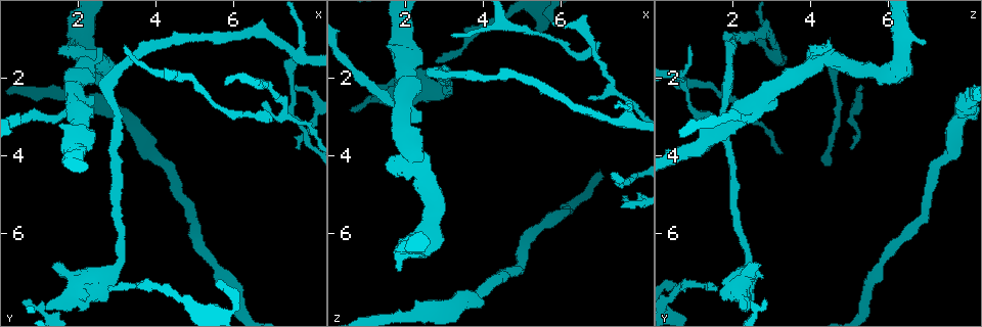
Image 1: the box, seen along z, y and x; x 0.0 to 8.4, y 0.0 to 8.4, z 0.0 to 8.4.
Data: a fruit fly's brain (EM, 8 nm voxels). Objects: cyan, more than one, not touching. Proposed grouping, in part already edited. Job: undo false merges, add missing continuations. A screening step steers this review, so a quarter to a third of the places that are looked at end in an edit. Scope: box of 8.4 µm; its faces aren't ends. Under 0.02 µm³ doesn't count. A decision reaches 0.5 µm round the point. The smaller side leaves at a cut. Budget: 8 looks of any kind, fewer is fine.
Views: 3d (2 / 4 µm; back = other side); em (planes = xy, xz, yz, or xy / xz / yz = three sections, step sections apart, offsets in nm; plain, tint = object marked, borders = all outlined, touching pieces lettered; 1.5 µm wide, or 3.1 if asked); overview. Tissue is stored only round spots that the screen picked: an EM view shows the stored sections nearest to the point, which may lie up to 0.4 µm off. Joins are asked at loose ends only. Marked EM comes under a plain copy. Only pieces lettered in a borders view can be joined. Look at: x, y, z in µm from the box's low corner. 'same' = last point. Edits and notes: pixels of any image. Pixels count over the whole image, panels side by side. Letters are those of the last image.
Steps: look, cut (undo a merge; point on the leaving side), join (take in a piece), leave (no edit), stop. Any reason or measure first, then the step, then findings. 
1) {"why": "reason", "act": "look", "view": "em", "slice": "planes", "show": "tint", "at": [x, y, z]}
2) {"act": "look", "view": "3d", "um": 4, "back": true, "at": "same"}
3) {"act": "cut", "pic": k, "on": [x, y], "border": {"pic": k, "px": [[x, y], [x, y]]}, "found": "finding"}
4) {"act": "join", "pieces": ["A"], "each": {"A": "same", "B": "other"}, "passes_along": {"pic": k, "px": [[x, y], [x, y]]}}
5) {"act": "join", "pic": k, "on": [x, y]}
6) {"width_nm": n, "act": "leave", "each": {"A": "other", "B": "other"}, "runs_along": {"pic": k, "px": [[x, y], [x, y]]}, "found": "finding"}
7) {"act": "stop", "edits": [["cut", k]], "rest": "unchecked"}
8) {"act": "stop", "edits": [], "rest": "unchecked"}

{"why": "two arms in line, one across", "act": "look", "view": "em", "slice": "xz", "step": 8, "show": "tint", "at": [1.90, 2.75, 2.60]}

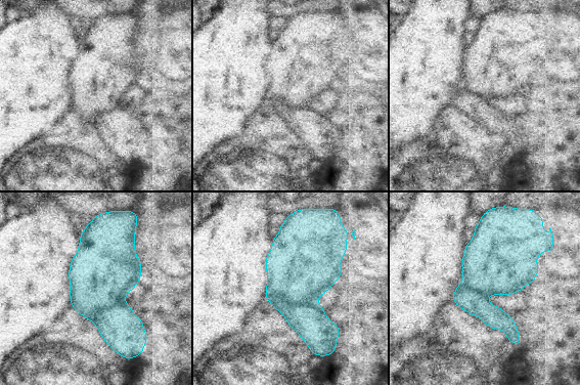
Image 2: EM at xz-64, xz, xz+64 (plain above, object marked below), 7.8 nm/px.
{"act": "look", "view": "em", "slice": "yz", "step": 8, "show": "borders", "at": "same"}

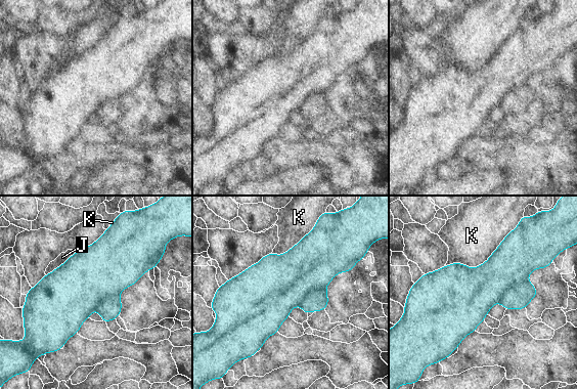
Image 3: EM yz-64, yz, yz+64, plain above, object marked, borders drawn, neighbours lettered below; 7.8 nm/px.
{"act": "cut", "pic": 3, "on": [518, 296], "each": {"J": "other", "K": "other"}, "border": {"pic": 3, "px": [[527, 277], [513, 283], [499, 301]]}, "found": "two neurons meet here"}

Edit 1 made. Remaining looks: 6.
{"why": "redraw", "act": "look", "view": "overview"}

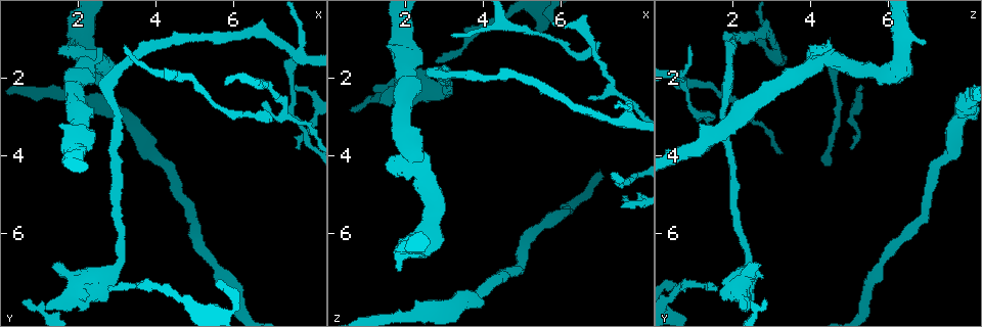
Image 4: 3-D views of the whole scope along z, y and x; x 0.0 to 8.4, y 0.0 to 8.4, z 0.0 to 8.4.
{"why": "tapers out", "act": "look", "view": "em", "slice": "xy", "step": 4, "show": "borders", "at": [7.00, 3.05, 1.05]}

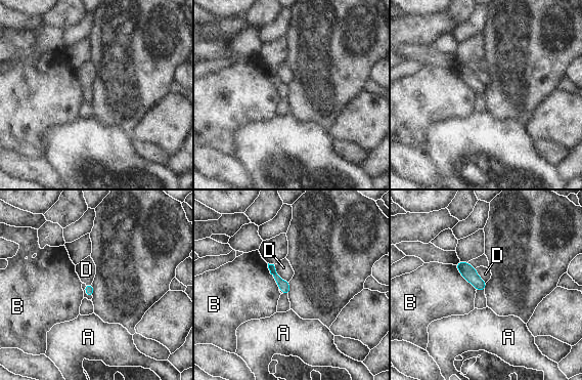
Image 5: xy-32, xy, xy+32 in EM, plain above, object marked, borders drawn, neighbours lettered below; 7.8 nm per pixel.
{"why": "cut it another way", "act": "look", "view": "em", "slice": "planes", "show": "borders", "at": "same"}

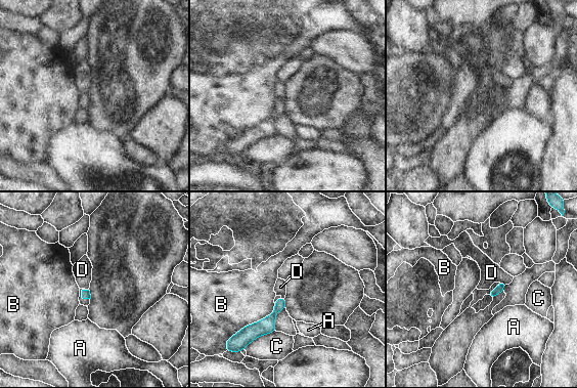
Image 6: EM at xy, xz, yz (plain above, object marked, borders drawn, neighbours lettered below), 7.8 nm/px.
{"act": "leave", "each": {"A": "other", "B": "other", "C": "other", "D": "other"}, "found": "no lettered piece goes on from it"}

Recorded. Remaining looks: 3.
{"act": "look", "view": "em", "slice": "planes", "show": "borders", "at": [1.15, 7.90, 2.40]}

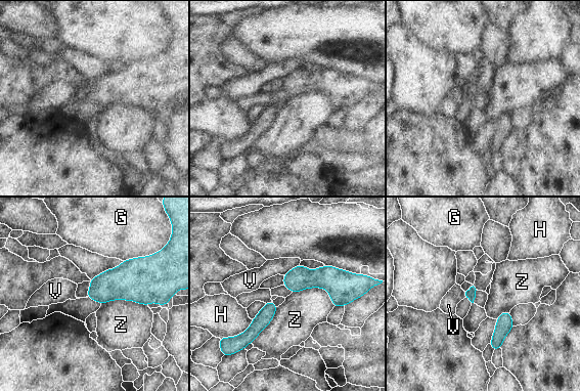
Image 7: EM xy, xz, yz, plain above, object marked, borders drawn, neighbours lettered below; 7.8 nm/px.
{"longest_contact_nm": ["Z", 360], "act": "leave", "each": {"G": "other", "H": "other", "V": "other", "Z": "other"}, "border": {"pic": 7, "px": [[292, 293], [323, 288], [333, 306]]}, "found": "none of them fits"}

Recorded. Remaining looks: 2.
{"act": "stop", "edits": [["cut", 3]], "rest": "unchecked"}

